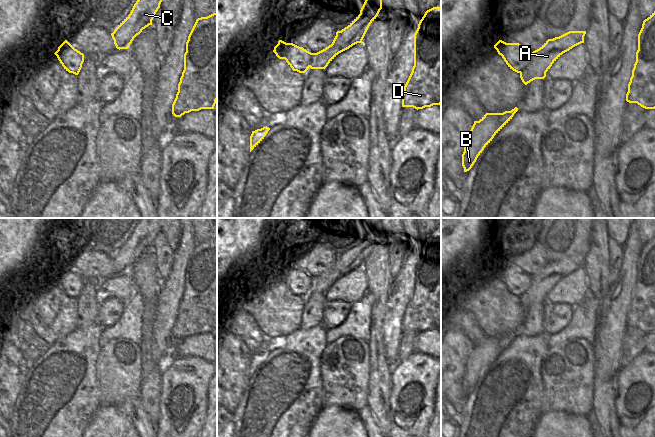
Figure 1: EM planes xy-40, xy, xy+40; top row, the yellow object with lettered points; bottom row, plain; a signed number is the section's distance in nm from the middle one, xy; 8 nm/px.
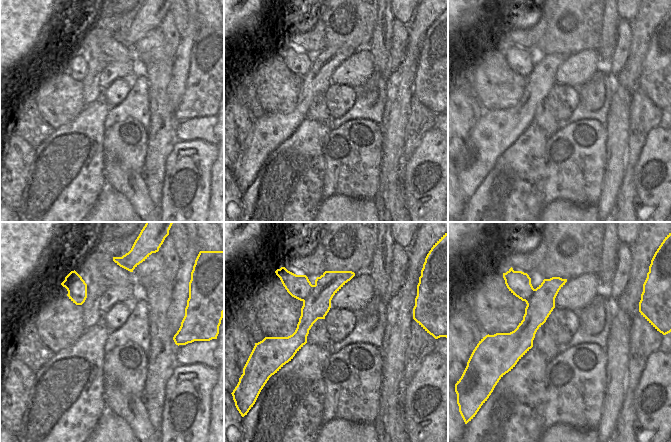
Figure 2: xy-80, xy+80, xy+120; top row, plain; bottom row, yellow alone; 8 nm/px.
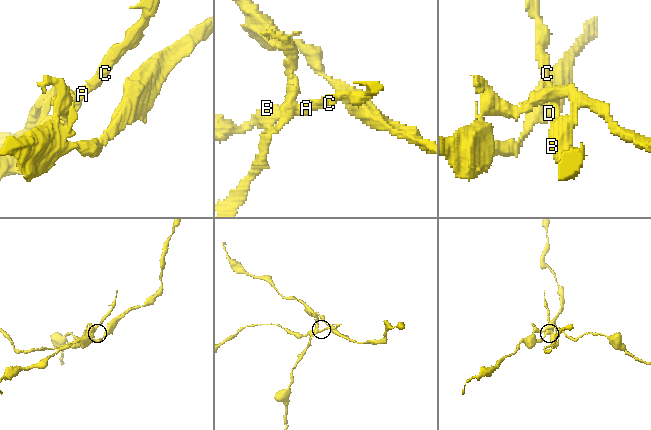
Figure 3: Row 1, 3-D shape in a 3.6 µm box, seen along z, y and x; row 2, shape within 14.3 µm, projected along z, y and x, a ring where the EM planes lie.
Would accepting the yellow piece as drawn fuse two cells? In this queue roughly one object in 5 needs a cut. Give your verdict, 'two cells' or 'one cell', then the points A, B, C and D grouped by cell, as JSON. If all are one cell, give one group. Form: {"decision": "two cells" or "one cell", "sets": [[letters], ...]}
{"decision": "two cells", "sets": [["A", "B", "C"], ["D"]]}

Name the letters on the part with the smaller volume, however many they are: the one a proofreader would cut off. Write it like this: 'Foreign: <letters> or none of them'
Foreign: A, B, C.

